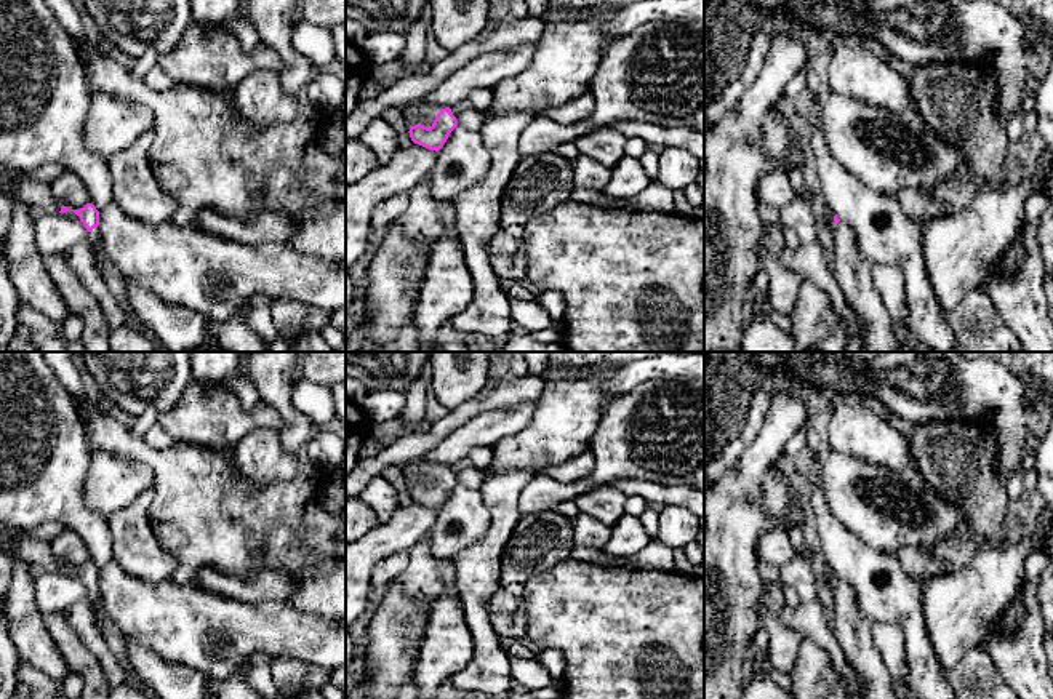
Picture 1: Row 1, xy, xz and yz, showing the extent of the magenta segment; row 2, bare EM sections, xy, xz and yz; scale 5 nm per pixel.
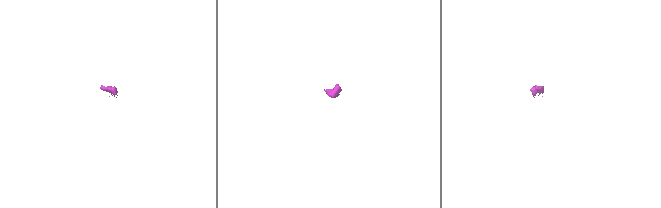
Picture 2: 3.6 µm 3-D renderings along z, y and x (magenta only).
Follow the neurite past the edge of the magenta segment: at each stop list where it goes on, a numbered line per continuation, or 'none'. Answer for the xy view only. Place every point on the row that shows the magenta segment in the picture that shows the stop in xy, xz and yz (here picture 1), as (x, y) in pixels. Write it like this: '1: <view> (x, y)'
1: xy (32, 192)
2: xy (95, 234)

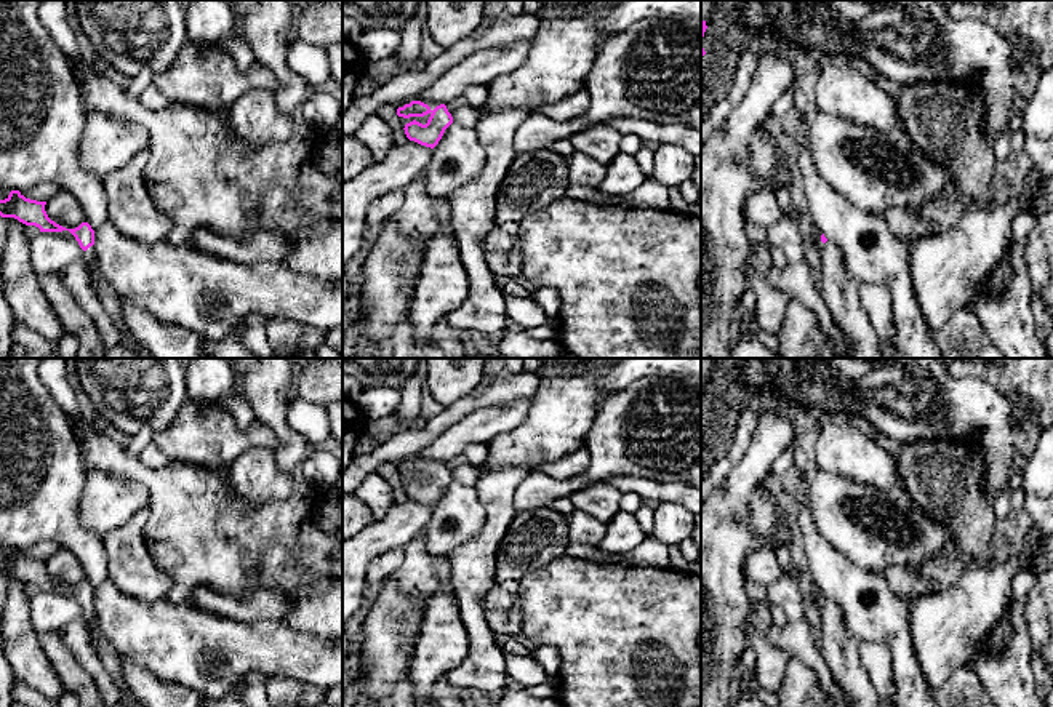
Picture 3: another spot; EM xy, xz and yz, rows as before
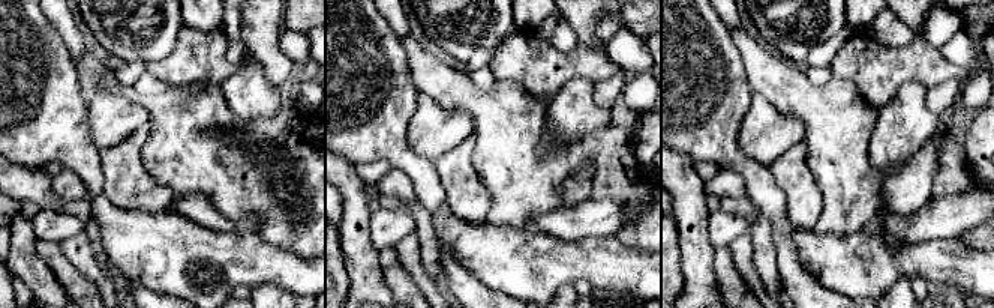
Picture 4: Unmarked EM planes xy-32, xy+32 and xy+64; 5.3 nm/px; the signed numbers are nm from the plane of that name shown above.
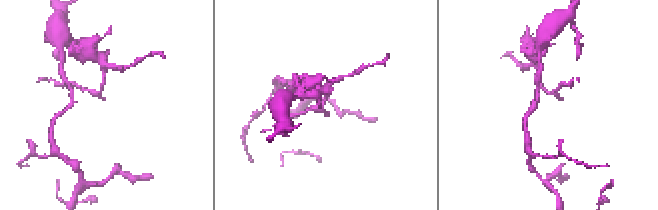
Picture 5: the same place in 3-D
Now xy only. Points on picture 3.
1: xy (90, 253)

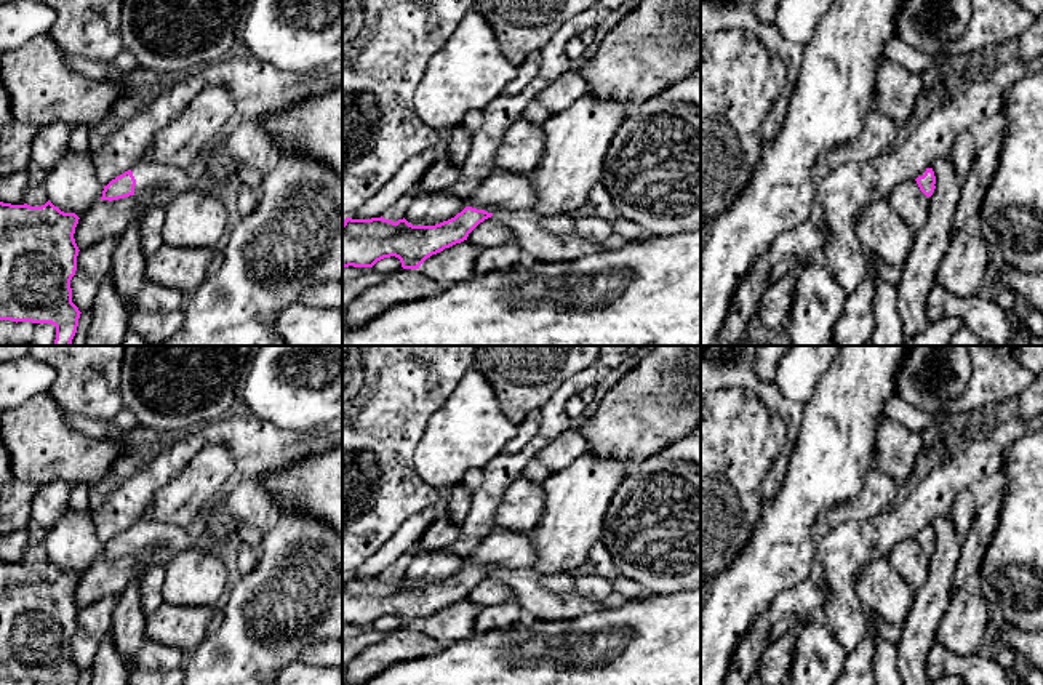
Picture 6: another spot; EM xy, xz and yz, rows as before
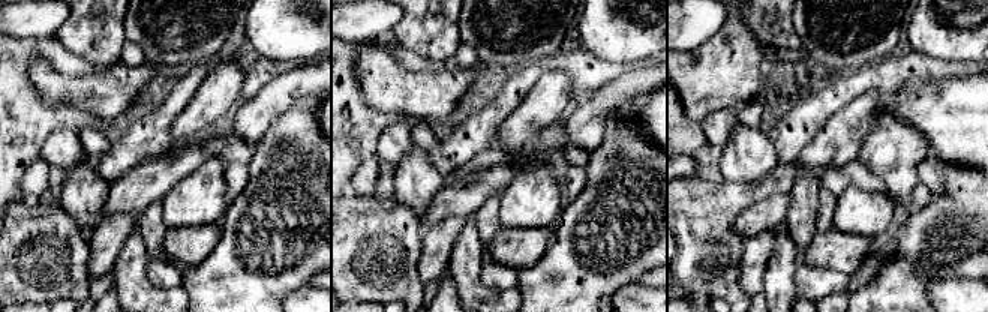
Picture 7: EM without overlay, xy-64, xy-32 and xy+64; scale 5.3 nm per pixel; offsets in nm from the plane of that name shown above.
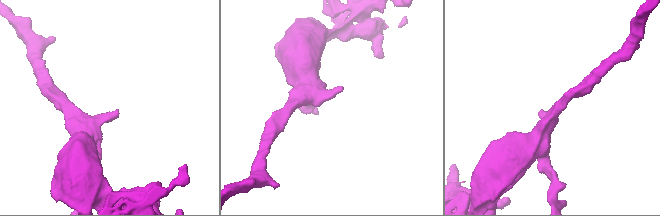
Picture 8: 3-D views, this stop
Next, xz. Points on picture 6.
1: xz (551, 239)

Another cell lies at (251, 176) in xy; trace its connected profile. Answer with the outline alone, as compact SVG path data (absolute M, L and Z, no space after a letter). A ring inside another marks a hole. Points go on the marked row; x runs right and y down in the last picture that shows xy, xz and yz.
M243 165L238 171L240 181L253 189L259 189L264 179L264 170Z

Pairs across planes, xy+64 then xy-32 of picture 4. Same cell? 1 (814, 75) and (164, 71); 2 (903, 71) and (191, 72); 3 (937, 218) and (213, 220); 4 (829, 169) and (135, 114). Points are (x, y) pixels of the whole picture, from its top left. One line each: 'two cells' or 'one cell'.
1: two cells
2: one cell
3: one cell
4: two cells

